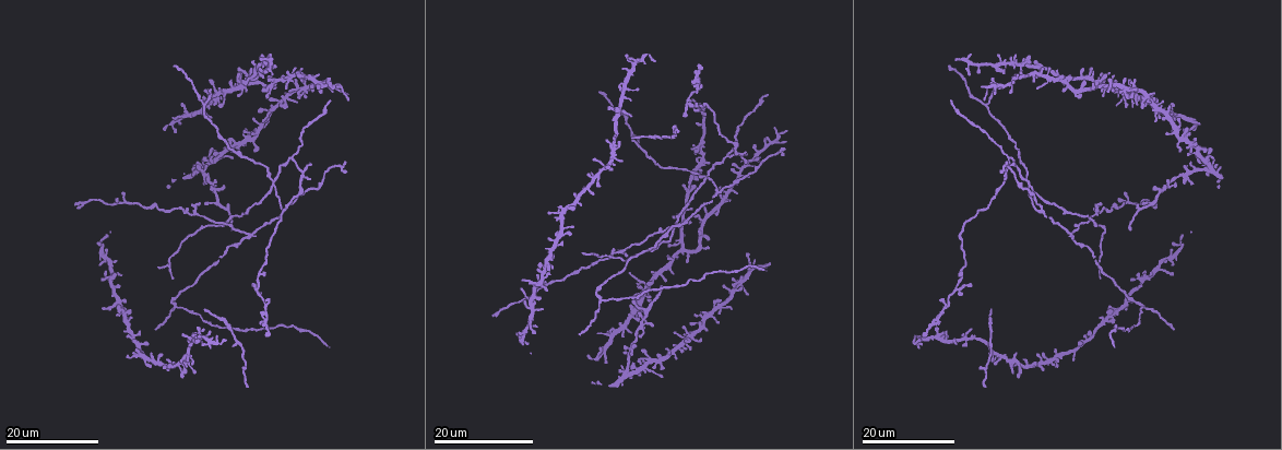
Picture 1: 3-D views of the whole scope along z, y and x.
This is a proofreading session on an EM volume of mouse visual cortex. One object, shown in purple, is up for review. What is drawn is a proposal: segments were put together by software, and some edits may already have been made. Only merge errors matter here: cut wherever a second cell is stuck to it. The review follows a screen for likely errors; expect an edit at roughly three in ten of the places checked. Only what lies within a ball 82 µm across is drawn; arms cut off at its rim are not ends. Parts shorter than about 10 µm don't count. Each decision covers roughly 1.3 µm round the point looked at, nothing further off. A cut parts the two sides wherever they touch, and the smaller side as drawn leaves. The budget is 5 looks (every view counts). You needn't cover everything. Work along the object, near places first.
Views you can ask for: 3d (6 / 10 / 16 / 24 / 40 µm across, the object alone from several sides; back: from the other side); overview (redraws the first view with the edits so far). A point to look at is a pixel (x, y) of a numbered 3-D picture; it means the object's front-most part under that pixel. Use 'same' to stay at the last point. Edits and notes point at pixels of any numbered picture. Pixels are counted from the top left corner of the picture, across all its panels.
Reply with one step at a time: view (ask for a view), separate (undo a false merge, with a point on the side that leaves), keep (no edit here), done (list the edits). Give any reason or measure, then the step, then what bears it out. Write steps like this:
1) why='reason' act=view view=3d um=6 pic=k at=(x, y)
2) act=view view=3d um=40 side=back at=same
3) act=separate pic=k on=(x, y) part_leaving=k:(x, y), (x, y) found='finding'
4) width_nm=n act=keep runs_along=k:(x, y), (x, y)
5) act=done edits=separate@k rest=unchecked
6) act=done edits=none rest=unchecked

why='arms part here' act=view view=3d um=24 pic=1 at=(1027, 180)

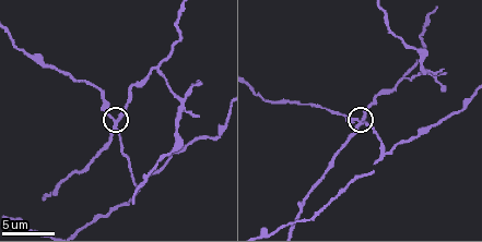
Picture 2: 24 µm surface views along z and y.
act=view view=3d um=10 pic=2 at=(357, 121)

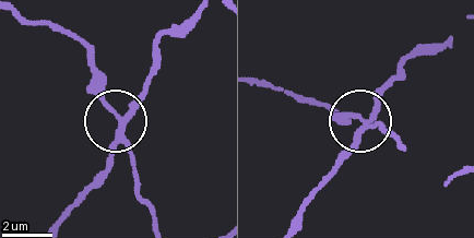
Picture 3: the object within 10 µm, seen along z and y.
arms=3 act=separate pic=3 on=(113, 158) found='a second cell is stuck on'

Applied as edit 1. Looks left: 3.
act=view view=overview

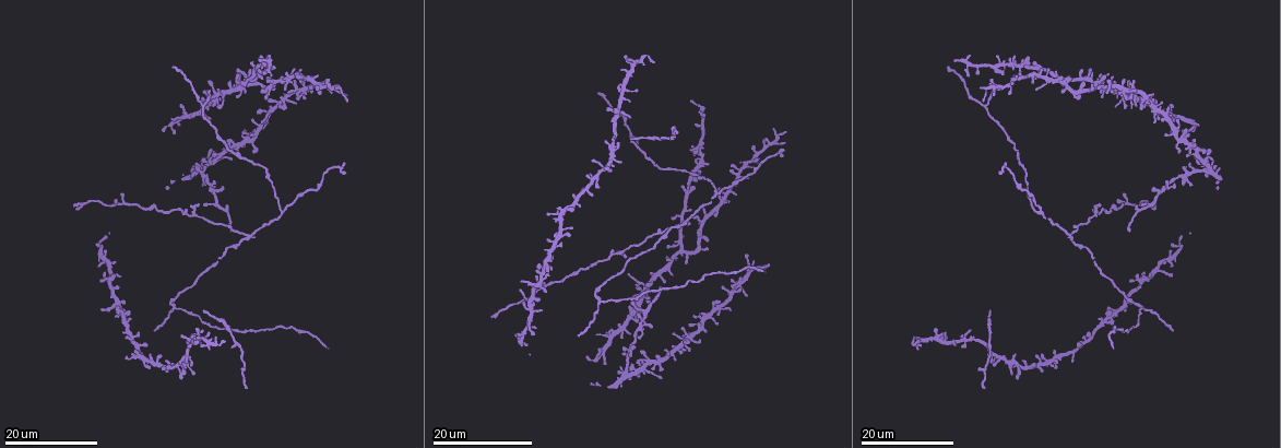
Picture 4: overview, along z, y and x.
act=view view=3d um=16 pic=4 at=(281, 214)

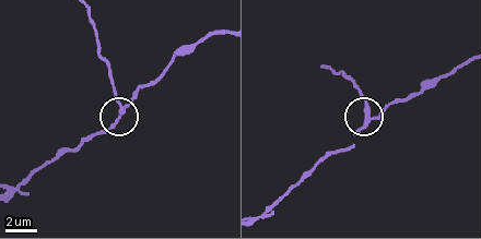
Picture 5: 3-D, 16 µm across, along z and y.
act=view view=3d um=10 pic=5 at=(365, 115)

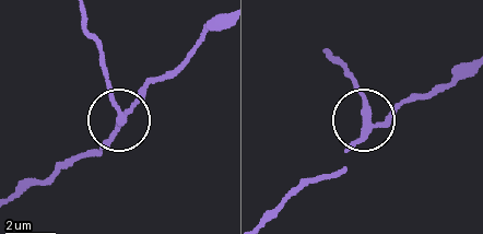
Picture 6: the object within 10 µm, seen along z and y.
width_nm=270 act=keep found='one cell here'

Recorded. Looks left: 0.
act=done edits=separate@3 rest=unchecked

